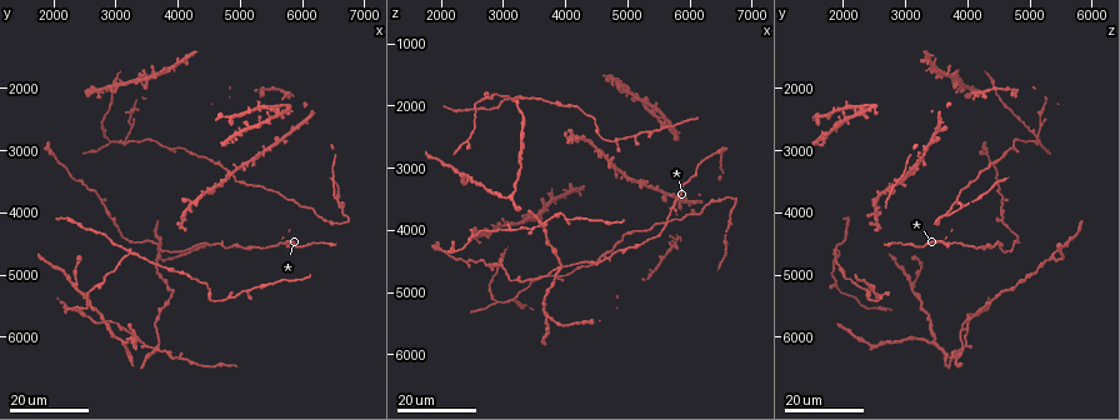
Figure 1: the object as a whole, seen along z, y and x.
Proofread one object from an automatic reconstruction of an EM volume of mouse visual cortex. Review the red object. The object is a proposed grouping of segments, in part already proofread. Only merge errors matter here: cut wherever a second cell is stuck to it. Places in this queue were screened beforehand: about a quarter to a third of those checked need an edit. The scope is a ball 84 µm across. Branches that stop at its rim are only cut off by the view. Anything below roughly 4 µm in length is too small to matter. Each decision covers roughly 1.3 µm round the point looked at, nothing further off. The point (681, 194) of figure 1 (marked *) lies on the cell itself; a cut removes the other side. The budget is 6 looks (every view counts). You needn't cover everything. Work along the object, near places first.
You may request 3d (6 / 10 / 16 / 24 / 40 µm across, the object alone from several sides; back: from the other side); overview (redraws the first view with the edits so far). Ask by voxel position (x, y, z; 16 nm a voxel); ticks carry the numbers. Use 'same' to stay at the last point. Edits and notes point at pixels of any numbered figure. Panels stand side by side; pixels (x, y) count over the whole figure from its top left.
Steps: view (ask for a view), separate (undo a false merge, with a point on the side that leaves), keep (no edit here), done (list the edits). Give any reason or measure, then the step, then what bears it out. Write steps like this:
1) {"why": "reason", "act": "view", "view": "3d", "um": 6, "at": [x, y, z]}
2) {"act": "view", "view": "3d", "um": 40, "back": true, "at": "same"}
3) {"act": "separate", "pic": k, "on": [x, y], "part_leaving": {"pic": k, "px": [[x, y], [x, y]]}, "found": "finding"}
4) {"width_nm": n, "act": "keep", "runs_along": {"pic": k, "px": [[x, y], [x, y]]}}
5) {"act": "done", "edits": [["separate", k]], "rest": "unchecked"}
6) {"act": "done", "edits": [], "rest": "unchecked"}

{"why": "three-way junction", "act": "view", "view": "3d", "um": 16, "at": [3100, 2850, 5100]}

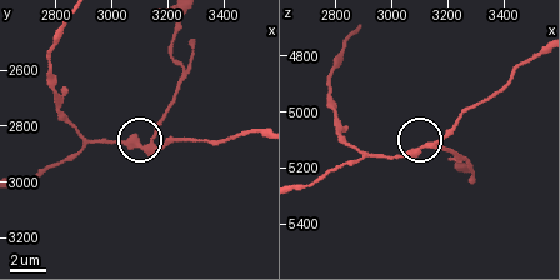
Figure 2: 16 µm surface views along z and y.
{"act": "view", "view": "3d", "um": 10, "at": [3150, 2860, 5130]}

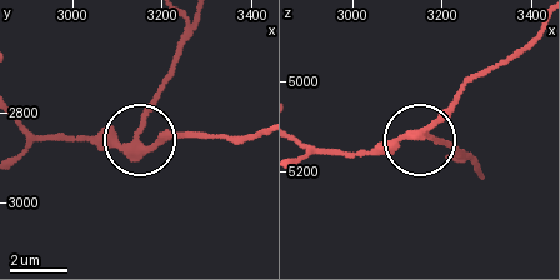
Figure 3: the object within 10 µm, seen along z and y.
{"width_nm": 260, "act": "separate", "pic": 3, "on": [153, 100], "part_leaving": {"pic": 3, "px": [[133, 139], [173, 63], [183, 26]]}, "found": "a second cell is stuck on"}

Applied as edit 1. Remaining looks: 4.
{"act": "view", "view": "overview"}

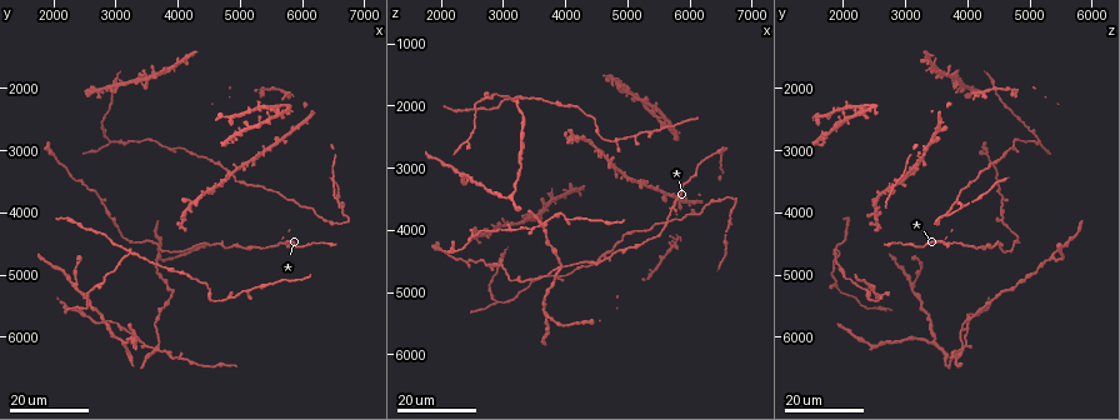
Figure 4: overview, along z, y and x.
{"why": "three-way junction", "act": "view", "view": "3d", "um": 24, "at": [2400, 3450, 4500]}

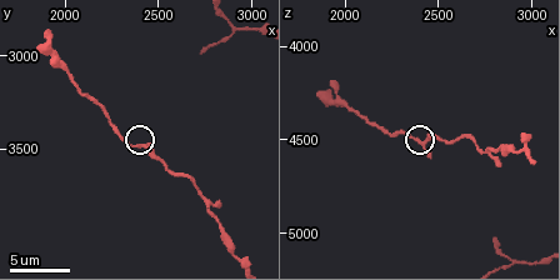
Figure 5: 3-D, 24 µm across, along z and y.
{"why": "closer look", "act": "view", "view": "3d", "um": 6, "at": [2420, 3500, 4500]}

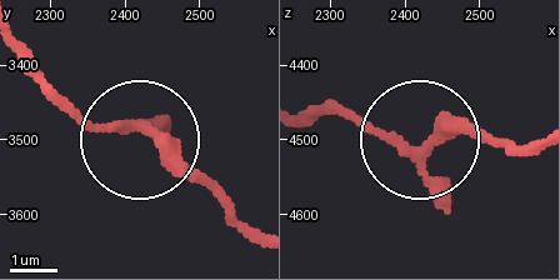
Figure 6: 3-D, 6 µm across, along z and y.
{"arms": 3, "act": "keep", "runs_along": {"pic": 6, "px": [[534, 141], [451, 134], [403, 145], [335, 101]]}, "found": "all the same cell"}

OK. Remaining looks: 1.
{"act": "done", "edits": [["separate", 3]], "rest": "unchecked"}

